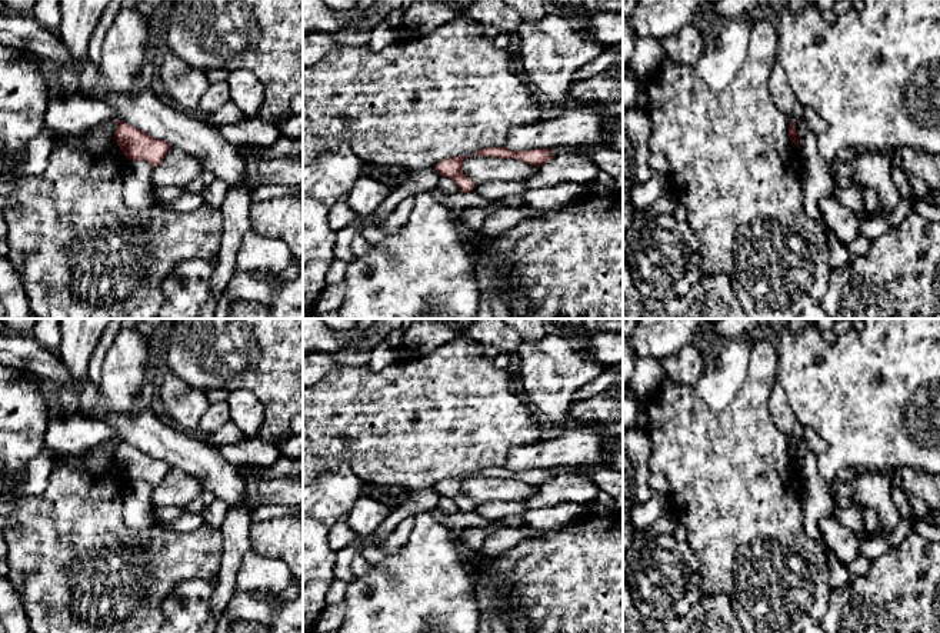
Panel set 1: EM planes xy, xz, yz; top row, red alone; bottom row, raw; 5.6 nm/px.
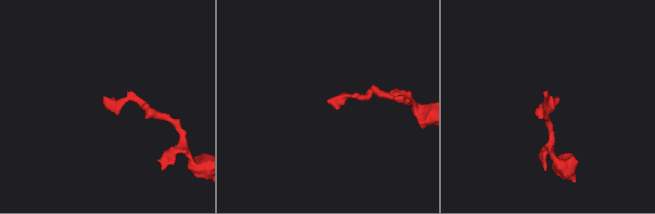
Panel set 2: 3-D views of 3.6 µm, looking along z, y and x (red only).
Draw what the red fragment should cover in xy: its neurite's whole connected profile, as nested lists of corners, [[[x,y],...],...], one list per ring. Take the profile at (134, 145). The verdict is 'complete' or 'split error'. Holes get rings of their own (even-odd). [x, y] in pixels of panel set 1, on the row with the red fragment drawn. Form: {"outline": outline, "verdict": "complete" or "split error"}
{"outline": [[[117,120],[114,139],[129,160],[147,161],[153,169],[163,161],[170,149],[164,140],[151,137],[123,120]]], "verdict": "complete"}

